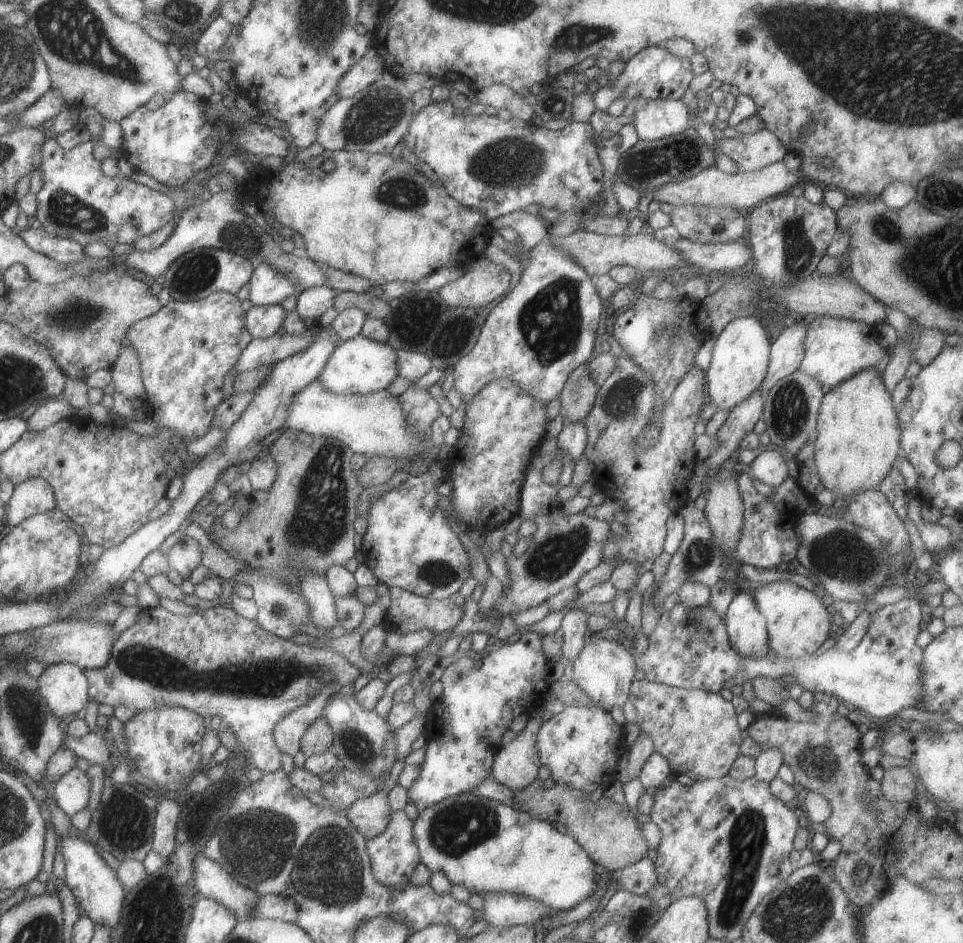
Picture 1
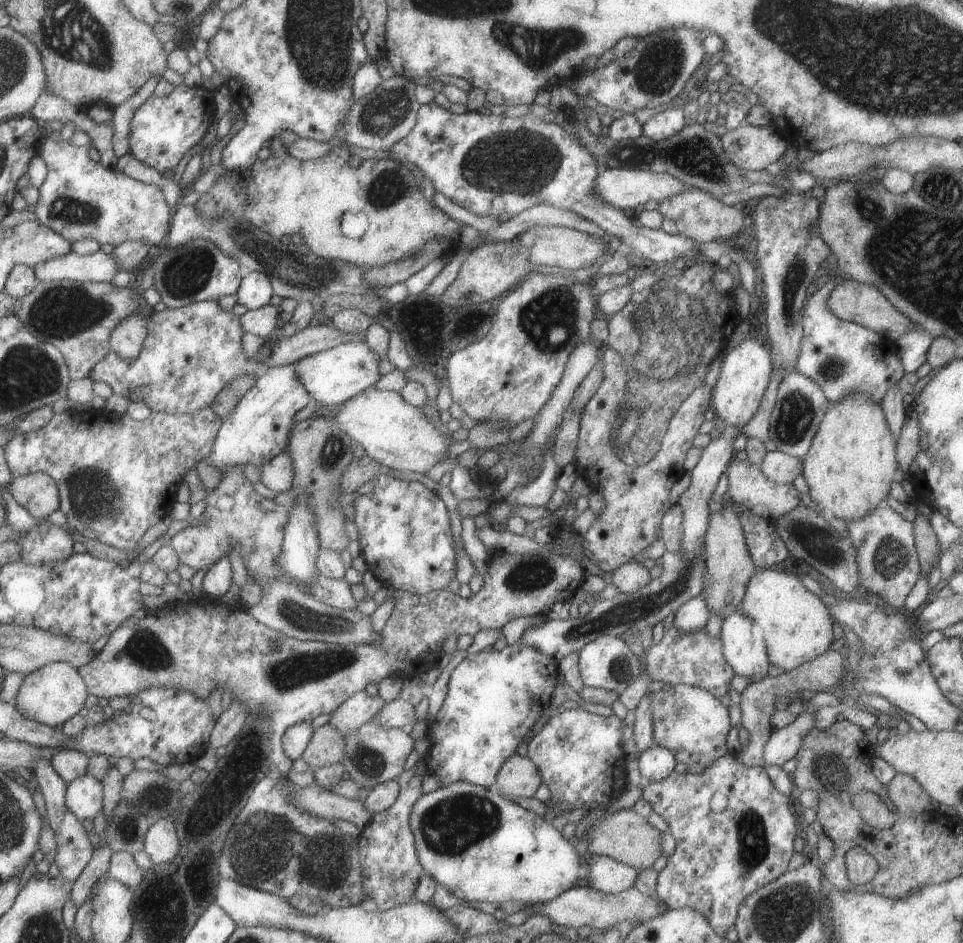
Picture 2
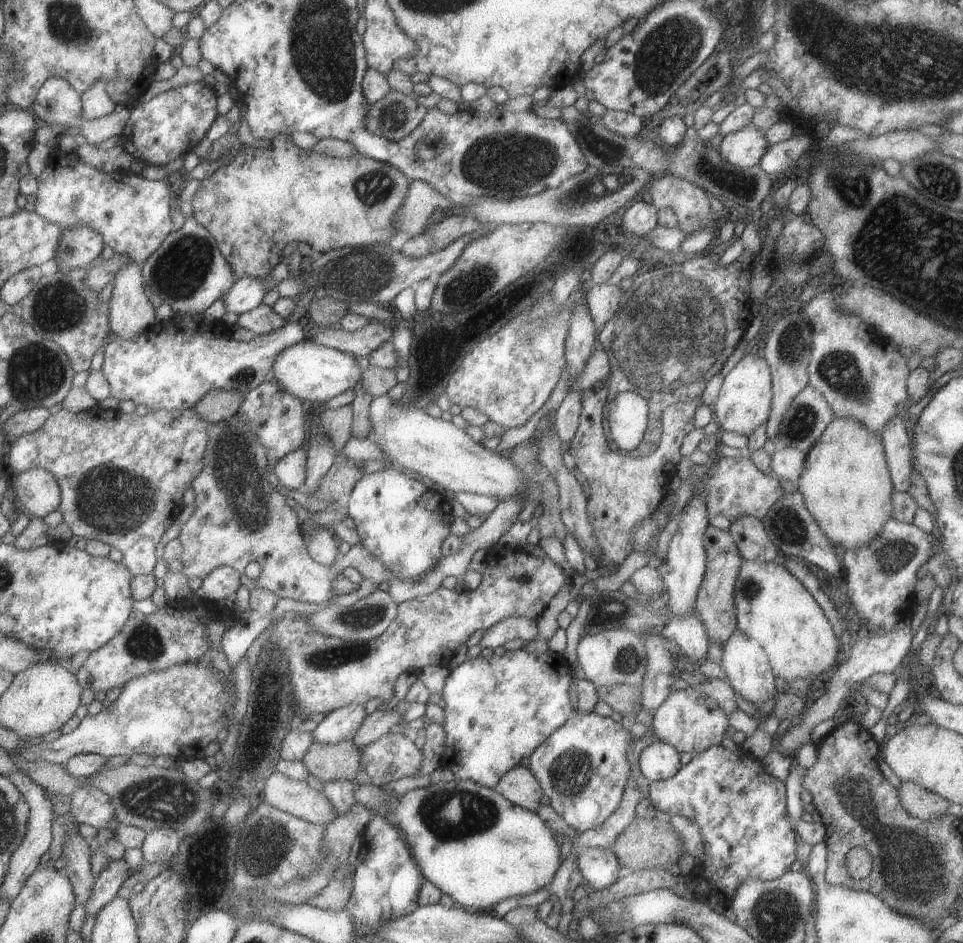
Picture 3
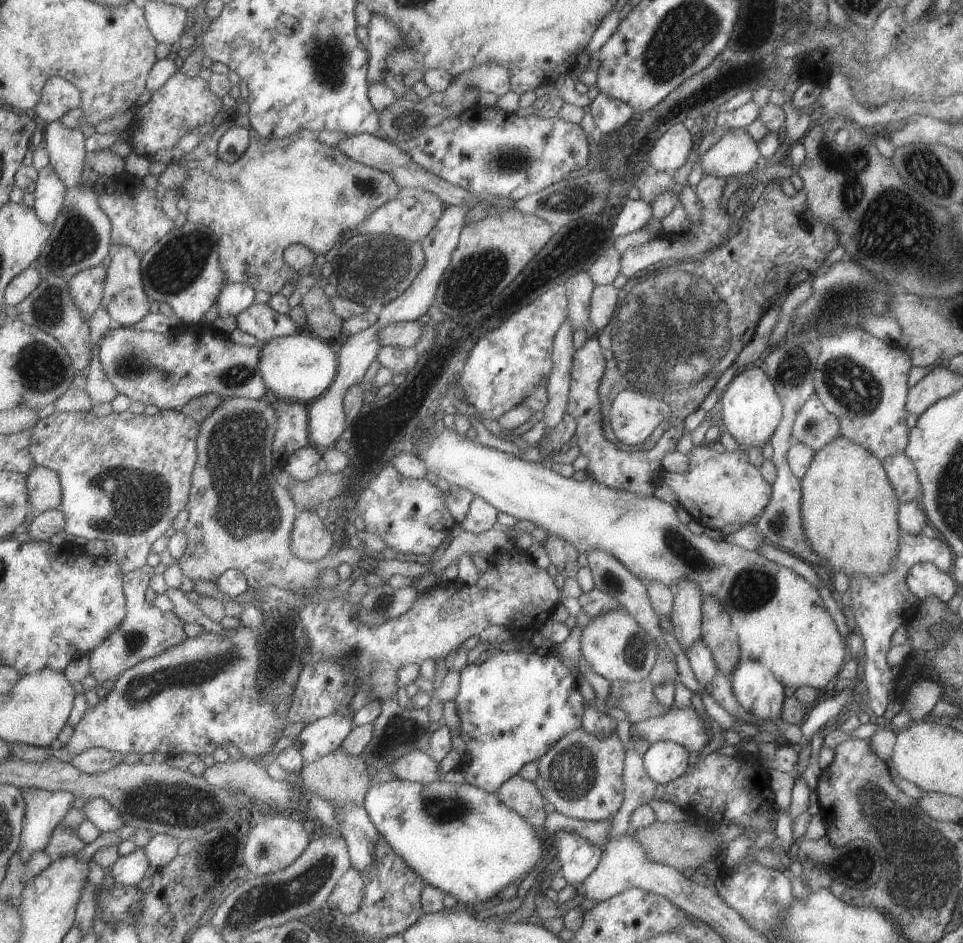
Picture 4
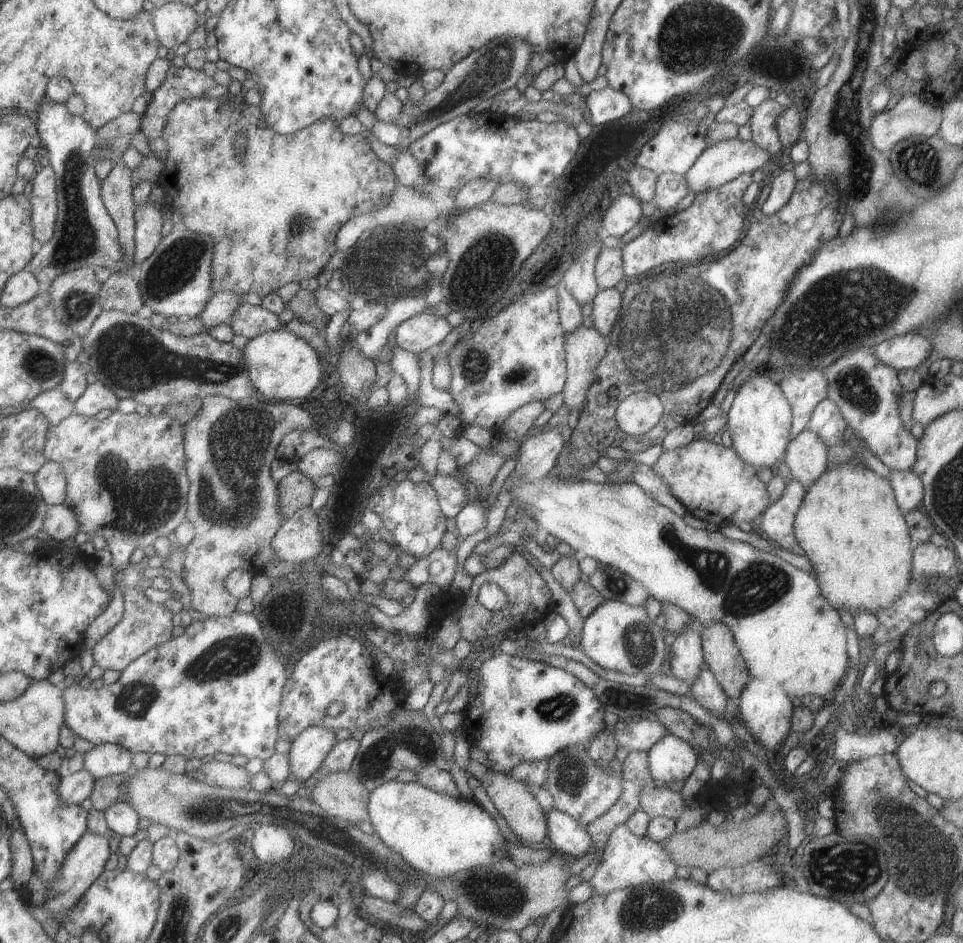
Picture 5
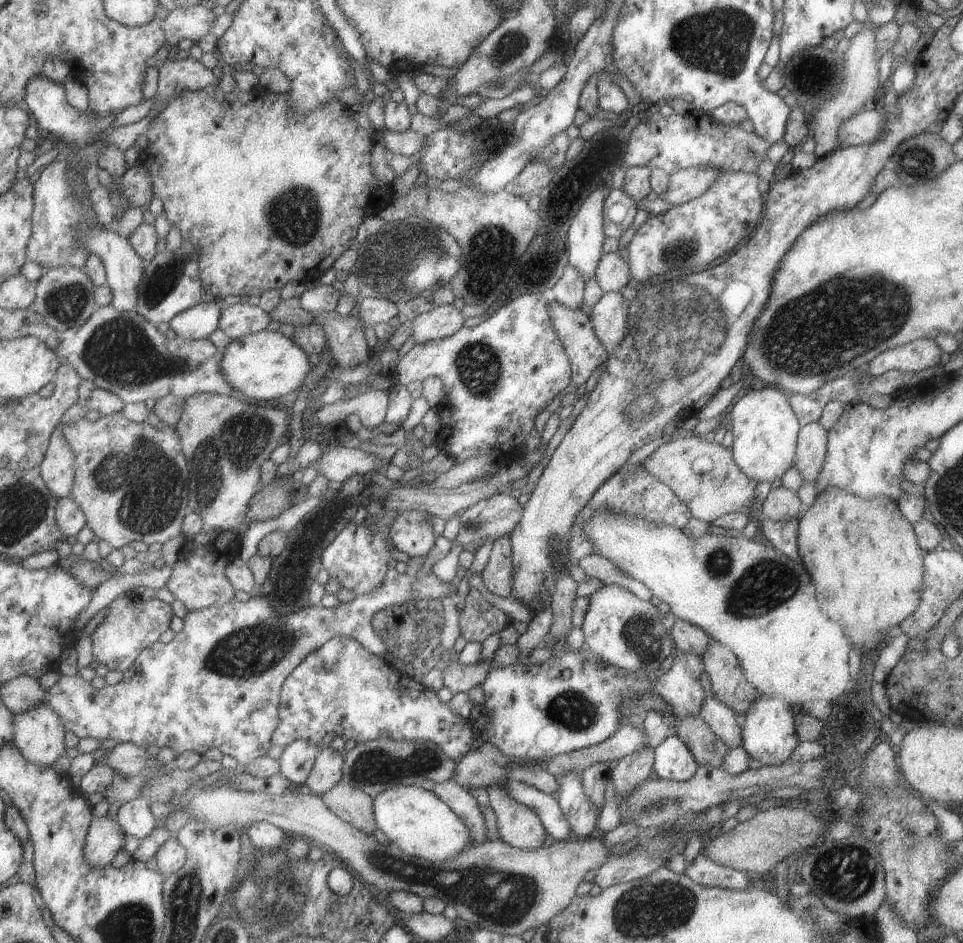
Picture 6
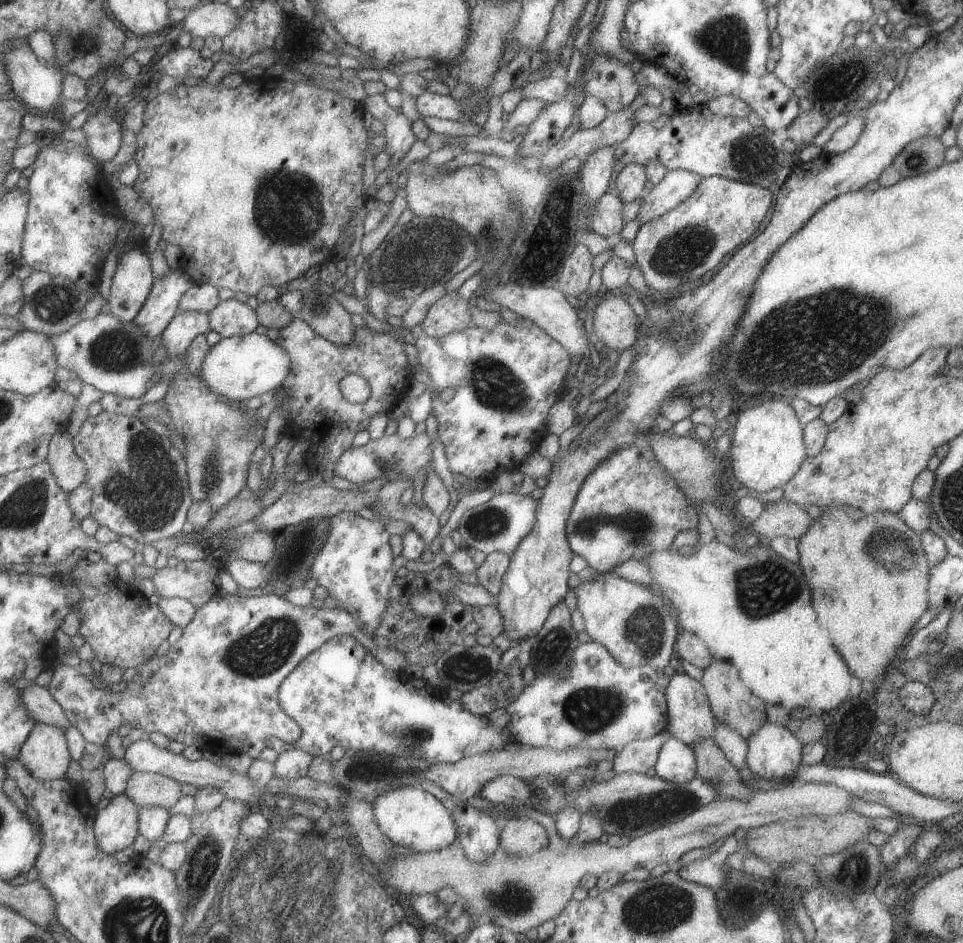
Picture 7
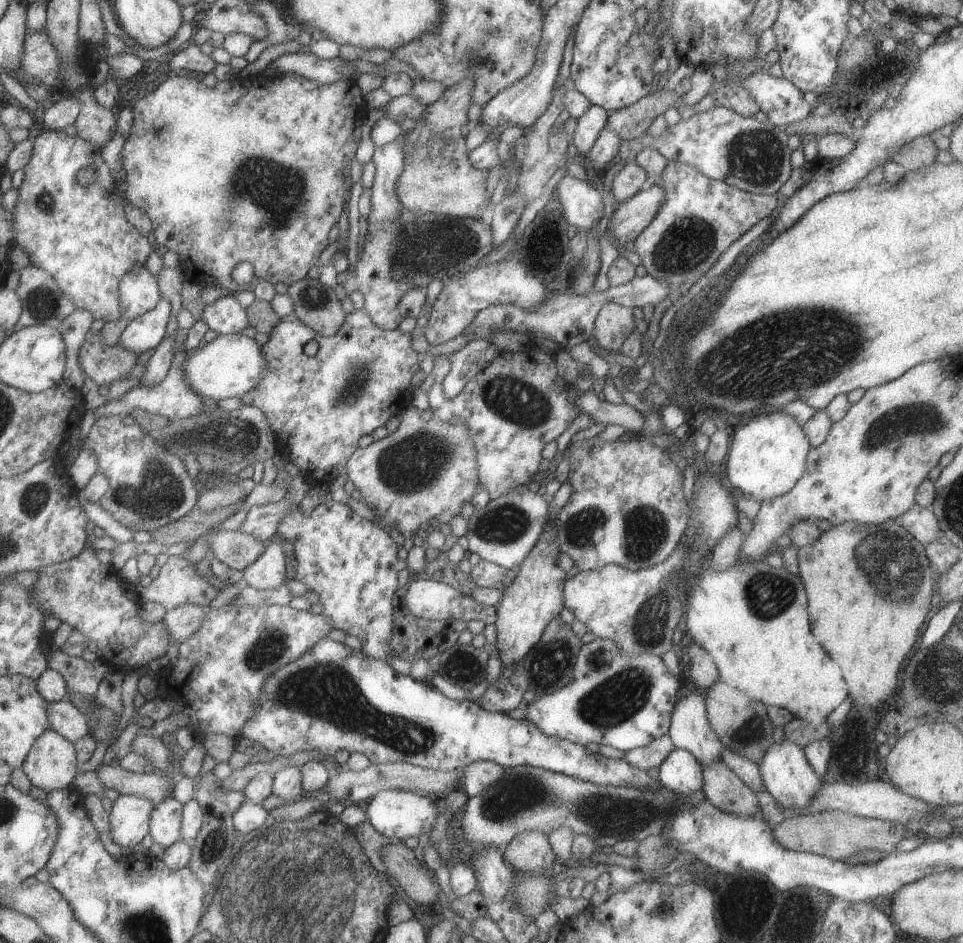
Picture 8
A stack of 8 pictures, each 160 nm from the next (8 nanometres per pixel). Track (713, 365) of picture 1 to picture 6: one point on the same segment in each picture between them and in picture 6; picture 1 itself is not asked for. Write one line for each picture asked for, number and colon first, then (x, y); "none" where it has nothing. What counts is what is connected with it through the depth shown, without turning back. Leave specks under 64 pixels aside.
2: (745, 371)
3: (743, 403)
4: (751, 409)
5: (759, 419)
6: (764, 428)

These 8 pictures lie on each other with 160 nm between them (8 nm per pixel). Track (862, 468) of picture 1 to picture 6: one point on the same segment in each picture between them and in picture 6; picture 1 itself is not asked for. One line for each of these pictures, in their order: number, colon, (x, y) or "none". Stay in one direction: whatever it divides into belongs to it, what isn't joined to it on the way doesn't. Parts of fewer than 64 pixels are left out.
2: (848, 468)
3: (845, 483)
4: (848, 510)
5: (849, 526)
6: (862, 556)

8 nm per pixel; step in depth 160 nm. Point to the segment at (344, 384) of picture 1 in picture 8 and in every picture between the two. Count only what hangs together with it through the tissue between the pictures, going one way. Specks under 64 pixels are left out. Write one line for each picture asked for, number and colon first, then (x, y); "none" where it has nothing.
2: (332, 376)
3: (305, 370)
4: (298, 367)
5: (281, 366)
6: (263, 365)
7: (236, 368)
8: (229, 365)

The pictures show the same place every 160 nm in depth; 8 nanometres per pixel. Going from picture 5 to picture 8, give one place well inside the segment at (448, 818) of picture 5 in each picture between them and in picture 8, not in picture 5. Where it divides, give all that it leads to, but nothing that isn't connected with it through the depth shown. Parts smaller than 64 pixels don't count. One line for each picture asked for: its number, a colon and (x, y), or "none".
6: (421, 824)
7: (408, 816)
8: (405, 815)

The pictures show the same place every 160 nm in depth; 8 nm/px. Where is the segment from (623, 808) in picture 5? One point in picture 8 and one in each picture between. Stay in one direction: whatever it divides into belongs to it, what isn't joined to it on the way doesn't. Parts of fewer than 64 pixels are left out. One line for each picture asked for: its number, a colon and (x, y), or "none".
6: (633, 768)
7: (637, 756)
8: (645, 757)

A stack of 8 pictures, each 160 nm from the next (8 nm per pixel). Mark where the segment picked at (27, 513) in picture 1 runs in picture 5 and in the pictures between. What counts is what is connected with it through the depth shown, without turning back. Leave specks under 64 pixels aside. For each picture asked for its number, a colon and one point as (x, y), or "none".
2: (39, 493)
3: (37, 491)
4: (46, 490)
5: (52, 481)

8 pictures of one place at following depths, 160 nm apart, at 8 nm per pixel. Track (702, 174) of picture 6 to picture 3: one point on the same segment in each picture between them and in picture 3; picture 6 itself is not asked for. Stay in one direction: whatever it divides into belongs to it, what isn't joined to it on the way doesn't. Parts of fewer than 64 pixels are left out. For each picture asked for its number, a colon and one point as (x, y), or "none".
3: (743, 148)
4: (734, 153)
5: (720, 162)

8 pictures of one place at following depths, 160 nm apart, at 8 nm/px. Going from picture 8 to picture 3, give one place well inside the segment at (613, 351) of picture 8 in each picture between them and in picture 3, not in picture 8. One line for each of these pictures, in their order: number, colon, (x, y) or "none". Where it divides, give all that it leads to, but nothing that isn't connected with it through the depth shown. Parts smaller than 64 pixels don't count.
3: (602, 300)
4: (603, 299)
5: (606, 303)
6: (608, 315)
7: (615, 325)

